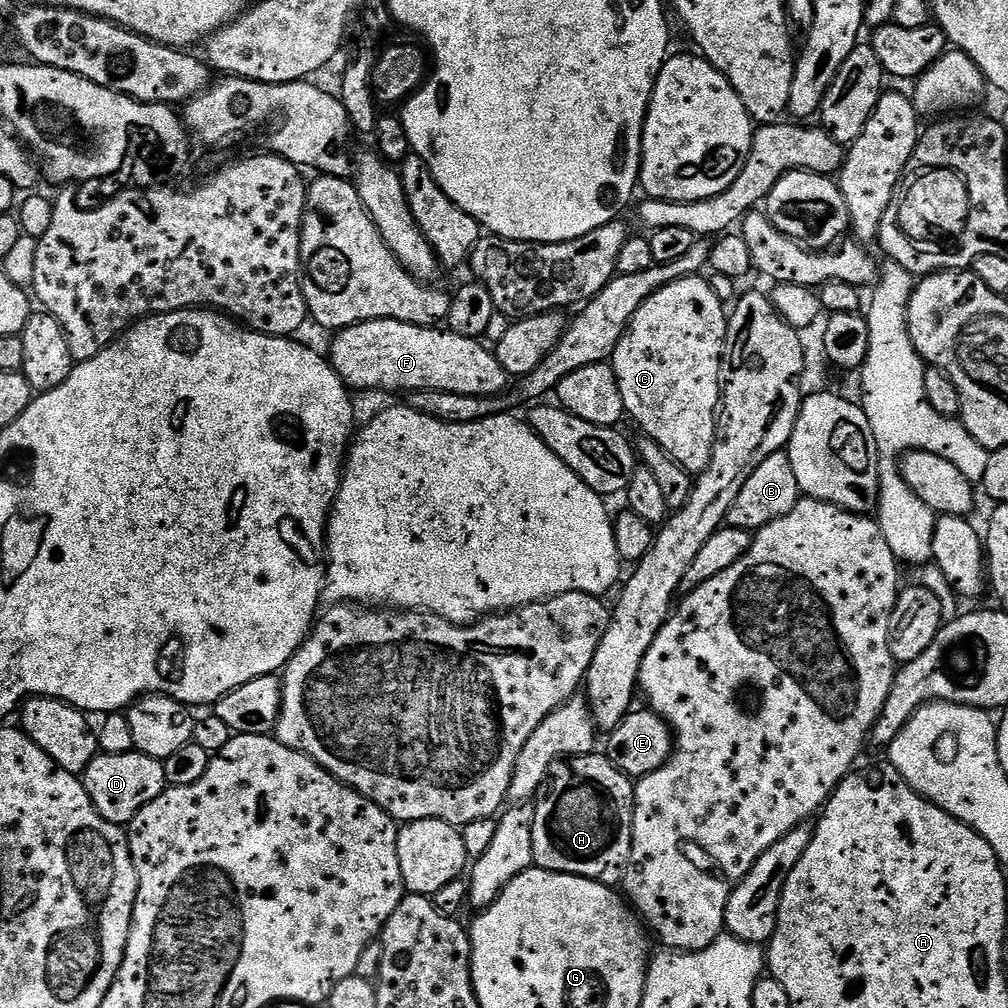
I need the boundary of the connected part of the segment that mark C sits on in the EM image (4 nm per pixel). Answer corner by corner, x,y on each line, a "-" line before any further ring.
703,275
684,276
662,286
662,290
642,302
610,361
630,420
632,416
647,439
658,442
674,462
693,474
702,473
710,466
716,445
718,409
722,404
722,357
727,339
726,304
714,294

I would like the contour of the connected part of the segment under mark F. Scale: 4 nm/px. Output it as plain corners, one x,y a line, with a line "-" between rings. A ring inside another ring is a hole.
367,320
361,324
352,324
349,328
341,328
333,336
336,337
332,340
331,366
340,375
342,382
352,390
385,388
388,392
396,392
401,388
404,394
425,391
467,396
499,396
510,383
508,372
502,370
491,347
483,348
480,340
471,340
440,326
423,328
417,324
407,324
404,320

